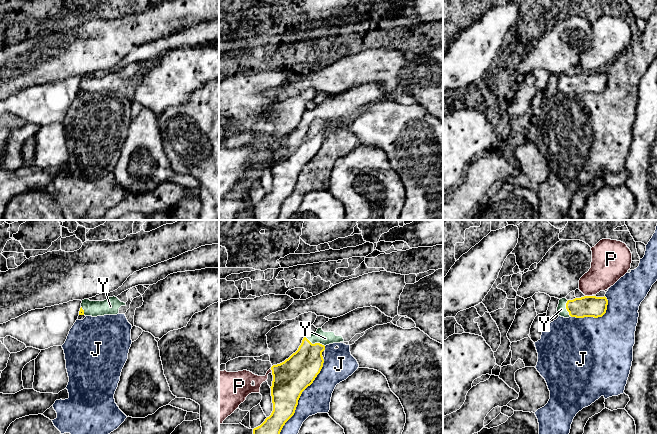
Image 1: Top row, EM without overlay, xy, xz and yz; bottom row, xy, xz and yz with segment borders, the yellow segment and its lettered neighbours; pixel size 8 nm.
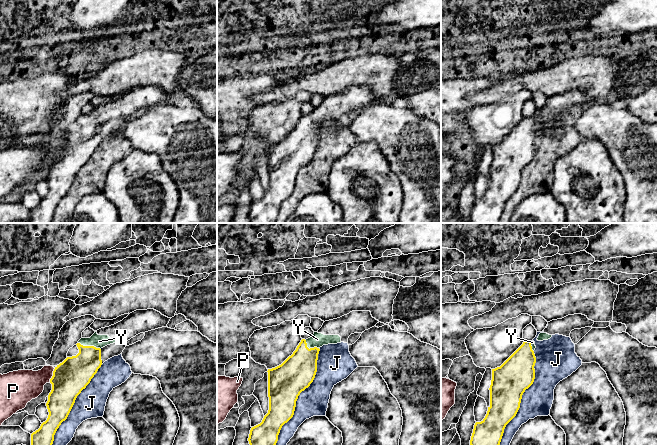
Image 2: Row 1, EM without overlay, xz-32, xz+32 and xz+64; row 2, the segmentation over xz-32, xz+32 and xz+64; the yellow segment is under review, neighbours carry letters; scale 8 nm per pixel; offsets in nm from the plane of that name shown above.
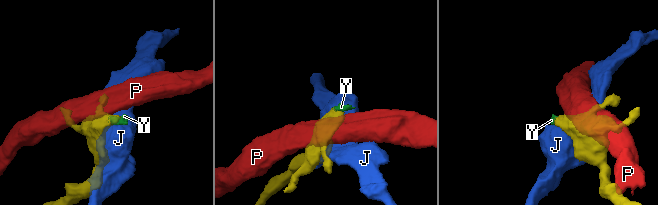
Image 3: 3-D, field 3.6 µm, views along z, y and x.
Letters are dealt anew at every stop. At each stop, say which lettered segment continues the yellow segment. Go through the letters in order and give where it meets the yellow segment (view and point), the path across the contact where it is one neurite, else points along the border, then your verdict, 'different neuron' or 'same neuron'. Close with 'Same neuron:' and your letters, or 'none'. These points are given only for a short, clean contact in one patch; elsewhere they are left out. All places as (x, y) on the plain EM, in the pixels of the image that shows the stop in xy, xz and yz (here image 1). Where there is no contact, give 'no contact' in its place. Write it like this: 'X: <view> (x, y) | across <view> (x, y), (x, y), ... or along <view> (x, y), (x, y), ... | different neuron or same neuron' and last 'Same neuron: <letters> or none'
J: xz (297, 177) | different neuron
P: yz (588, 72) | along yz (585, 71), (591, 72) | different neuron
Y: xz (315, 119) | across xz (300, 146), (315, 119), (319, 115), (325, 114) | same neuron
Same neuron: Y

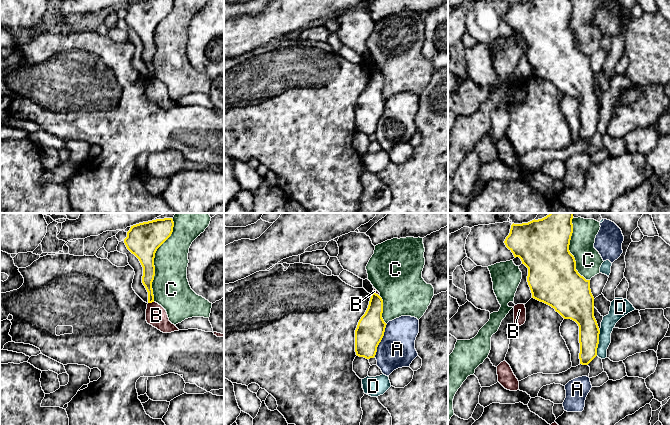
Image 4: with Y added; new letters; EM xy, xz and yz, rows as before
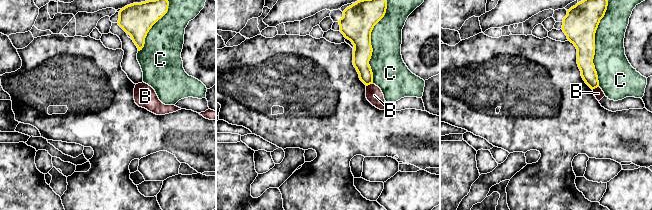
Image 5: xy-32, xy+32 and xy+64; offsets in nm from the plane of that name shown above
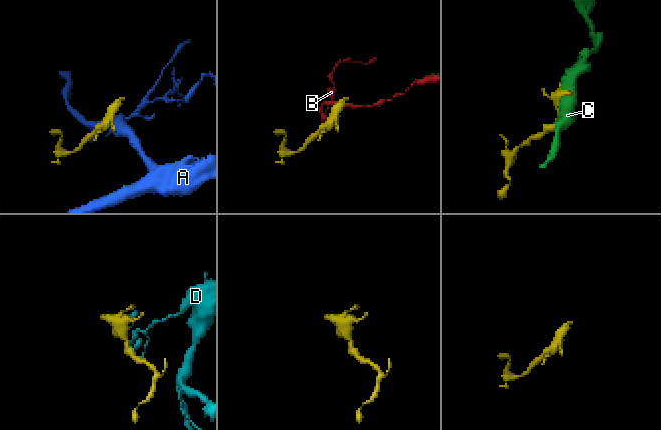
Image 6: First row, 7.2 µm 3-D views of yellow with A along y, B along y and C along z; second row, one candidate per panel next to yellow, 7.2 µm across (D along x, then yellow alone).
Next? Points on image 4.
A: xz (381, 115) | different neuron
B: xy (150, 78) | along xy (153, 77), (148, 79) | different neuron
C: xy (153, 39) | different neuron
D: yz (598, 119) | different neuron
Same neuron: none

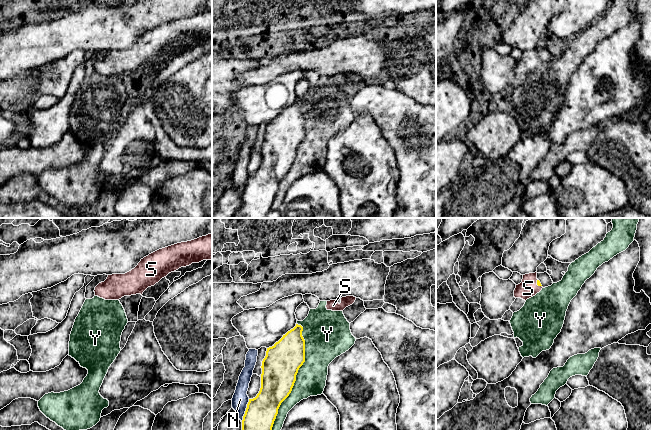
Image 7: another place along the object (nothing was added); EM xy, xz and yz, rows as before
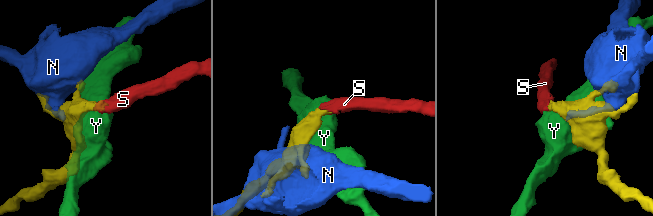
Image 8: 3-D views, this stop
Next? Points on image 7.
N: xz (246, 186) | different neuron
S: yz (537, 60) | across yz (538, 58), (537, 60), (528, 64) | same neuron
Y: xz (295, 154) | different neuron
Same neuron: S

